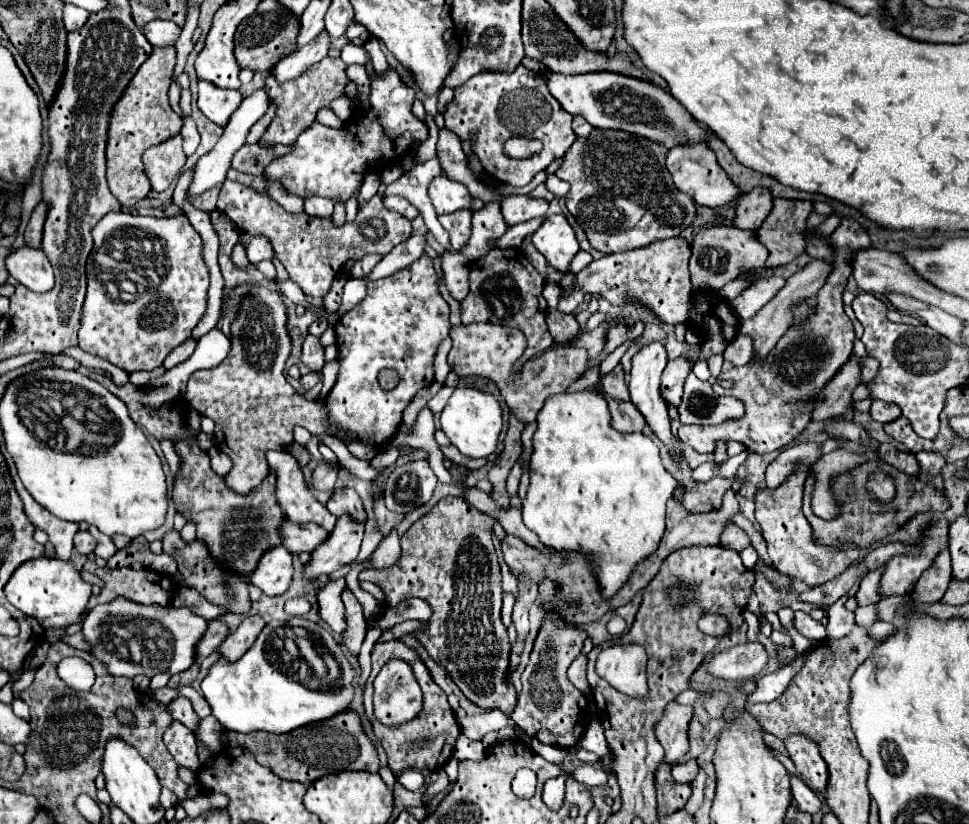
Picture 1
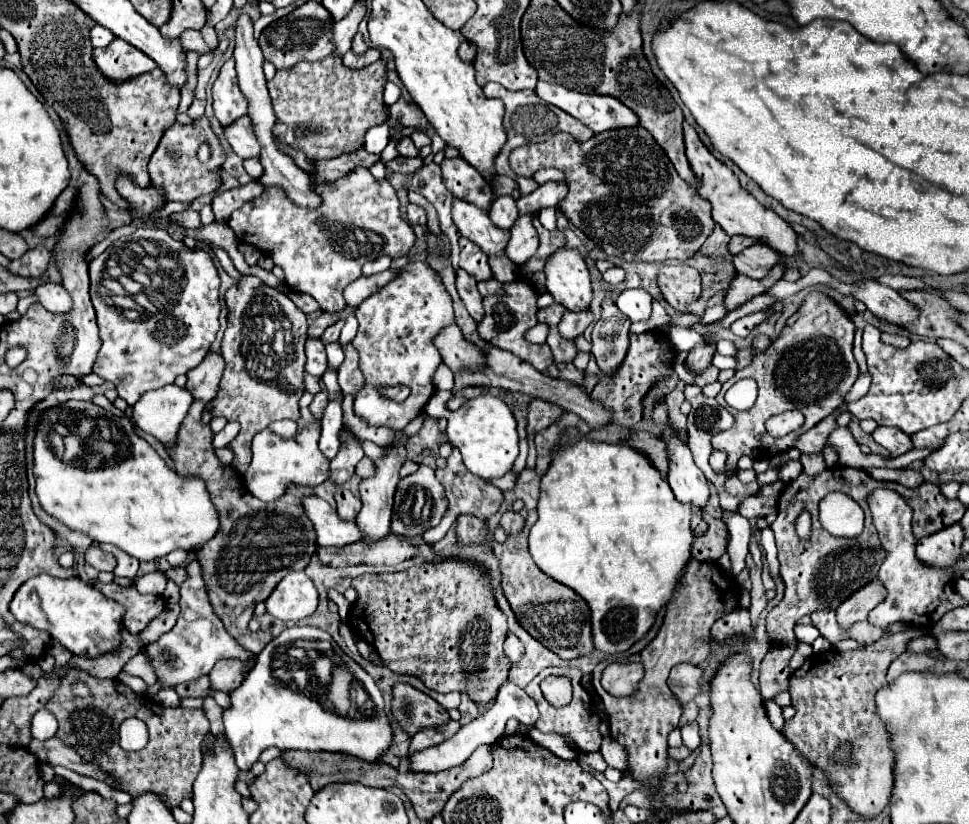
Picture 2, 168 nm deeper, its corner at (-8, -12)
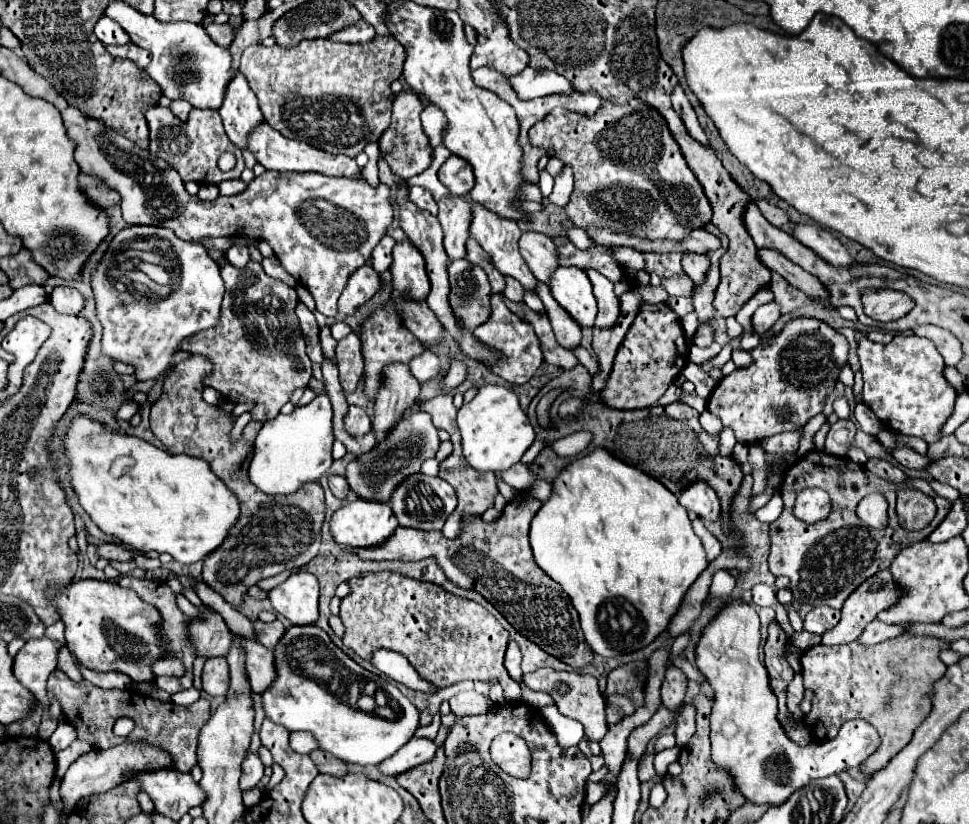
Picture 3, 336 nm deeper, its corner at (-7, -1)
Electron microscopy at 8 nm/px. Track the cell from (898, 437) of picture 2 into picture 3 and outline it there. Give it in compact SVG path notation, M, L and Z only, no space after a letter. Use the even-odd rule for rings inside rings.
M896 448L896 450L892 450L892 454L902 466L912 468L912 470L924 470L934 462L930 456L920 456L910 448ZM928 460L930 460L930 464L928 464Z

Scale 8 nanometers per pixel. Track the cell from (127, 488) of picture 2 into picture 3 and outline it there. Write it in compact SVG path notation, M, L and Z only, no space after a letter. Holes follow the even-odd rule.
M88 418L74 420L74 426L64 440L64 448L70 456L72 486L80 498L82 508L90 514L102 532L120 538L122 544L132 546L138 552L168 552L180 564L194 564L204 560L222 544L240 516L238 498L234 498L234 492L226 488L226 484L202 458L190 458L186 454L174 456L140 438L120 432L114 434Z

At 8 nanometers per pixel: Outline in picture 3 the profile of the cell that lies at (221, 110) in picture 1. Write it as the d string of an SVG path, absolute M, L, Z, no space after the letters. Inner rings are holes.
M266 122L250 134L248 144L250 144L250 152L256 156L256 160L266 170L276 170L276 172L318 172L318 174L334 176L334 178L358 178L360 176L360 168L358 168L354 158L334 156L334 154L322 152L318 148L312 148L310 144L284 138L278 130L270 128L270 124L266 124Z

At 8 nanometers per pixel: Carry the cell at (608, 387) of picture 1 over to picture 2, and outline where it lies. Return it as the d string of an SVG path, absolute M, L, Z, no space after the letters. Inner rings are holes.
M611 297L603 301L603 315L593 329L593 357L605 377L615 375L627 357L631 321L623 315Z

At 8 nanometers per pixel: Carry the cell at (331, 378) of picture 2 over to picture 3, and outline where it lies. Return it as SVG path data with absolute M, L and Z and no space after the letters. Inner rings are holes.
M358 406L348 408L348 416L344 418L344 422L346 422L346 430L352 436L364 436L370 430L370 416L366 414L364 408Z

